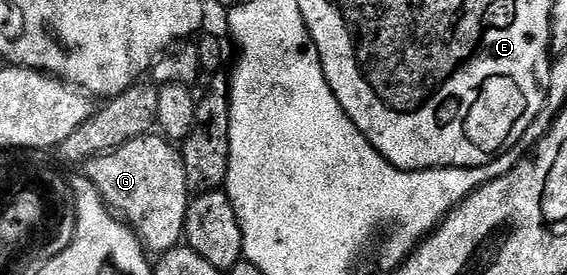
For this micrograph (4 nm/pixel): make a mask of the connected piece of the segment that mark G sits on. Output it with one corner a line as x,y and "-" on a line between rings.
162,135
132,138
118,149
100,153
84,162
84,175
98,188
98,194
121,220
133,229
139,241
151,254
161,255
169,249
179,248
186,232
186,216
192,200
192,190
179,146

